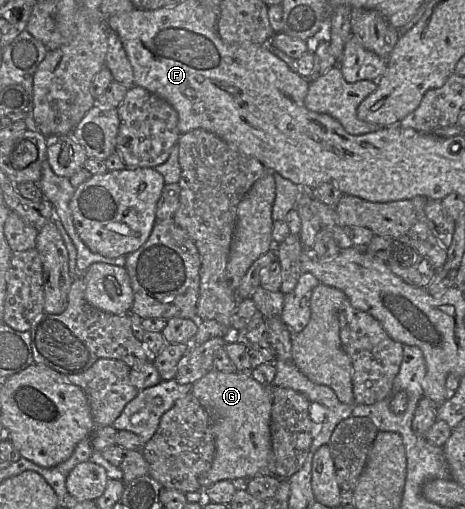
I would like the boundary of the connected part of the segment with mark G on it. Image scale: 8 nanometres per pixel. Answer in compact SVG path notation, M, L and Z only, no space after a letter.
M211 370L193 384L194 397L208 412L215 439L216 452L211 468L199 477L203 489L218 481L240 482L260 475L274 475L274 454L271 444L272 386L255 381L250 372Z

